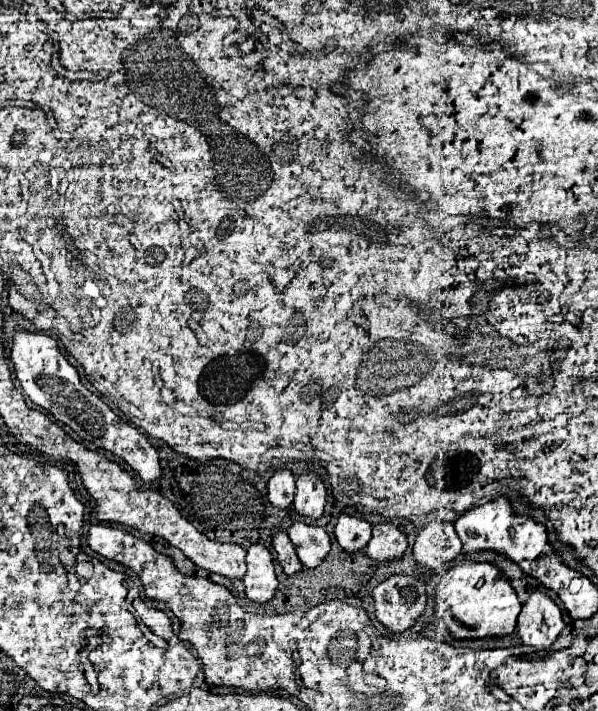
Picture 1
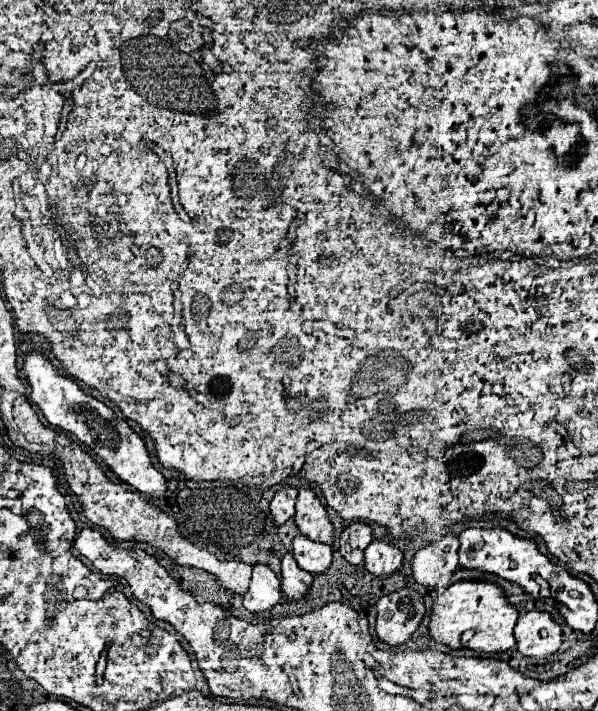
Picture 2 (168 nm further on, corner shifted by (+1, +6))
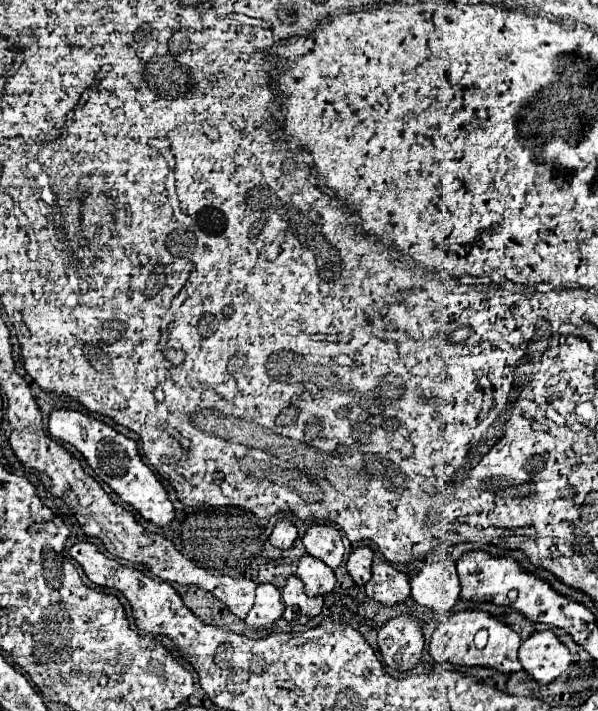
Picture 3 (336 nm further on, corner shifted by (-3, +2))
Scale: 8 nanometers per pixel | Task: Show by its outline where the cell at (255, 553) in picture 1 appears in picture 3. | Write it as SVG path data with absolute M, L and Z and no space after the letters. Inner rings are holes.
M258 584L256 602L246 616L246 624L252 628L272 628L282 612L284 604L280 590L274 584Z

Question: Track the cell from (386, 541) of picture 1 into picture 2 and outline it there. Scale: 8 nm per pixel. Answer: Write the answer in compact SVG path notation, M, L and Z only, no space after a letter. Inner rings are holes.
M372 540L364 552L364 568L378 578L392 576L402 568L402 552L386 540Z

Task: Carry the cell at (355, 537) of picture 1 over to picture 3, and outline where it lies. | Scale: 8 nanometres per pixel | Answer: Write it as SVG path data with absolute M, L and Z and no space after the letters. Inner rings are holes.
M358 546L348 556L348 566L346 568L348 568L350 576L354 578L354 582L358 586L364 586L372 576L372 570L370 570L372 556L374 556L374 552L368 546Z

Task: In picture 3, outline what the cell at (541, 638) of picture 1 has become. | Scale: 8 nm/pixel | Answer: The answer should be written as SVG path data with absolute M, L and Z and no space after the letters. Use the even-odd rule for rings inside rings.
M552 630L534 632L522 642L518 658L524 670L540 684L558 678L570 666L570 652Z

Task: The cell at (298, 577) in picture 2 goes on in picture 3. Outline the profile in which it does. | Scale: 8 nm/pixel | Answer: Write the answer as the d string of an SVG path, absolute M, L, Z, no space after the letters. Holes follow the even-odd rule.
M298 576L288 578L286 586L282 588L282 600L286 606L282 616L294 626L306 624L322 610L322 604L324 604L320 596L306 596L304 582Z

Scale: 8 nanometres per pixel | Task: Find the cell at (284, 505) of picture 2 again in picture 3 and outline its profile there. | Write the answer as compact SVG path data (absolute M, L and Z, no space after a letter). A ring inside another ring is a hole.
M280 518L270 534L270 542L278 548L290 548L298 536L296 526L288 518Z

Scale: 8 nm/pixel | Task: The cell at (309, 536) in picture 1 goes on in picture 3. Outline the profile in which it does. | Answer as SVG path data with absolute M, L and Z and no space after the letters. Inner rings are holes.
M302 556L298 560L298 576L306 584L308 596L324 596L332 592L336 578L334 570L330 570L322 560L316 560L314 556Z

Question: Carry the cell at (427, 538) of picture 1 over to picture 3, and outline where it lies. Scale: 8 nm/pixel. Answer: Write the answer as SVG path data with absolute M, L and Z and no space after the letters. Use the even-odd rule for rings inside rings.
M454 560L426 564L412 580L412 598L418 604L436 610L438 614L448 614L456 604L458 596L460 582Z

